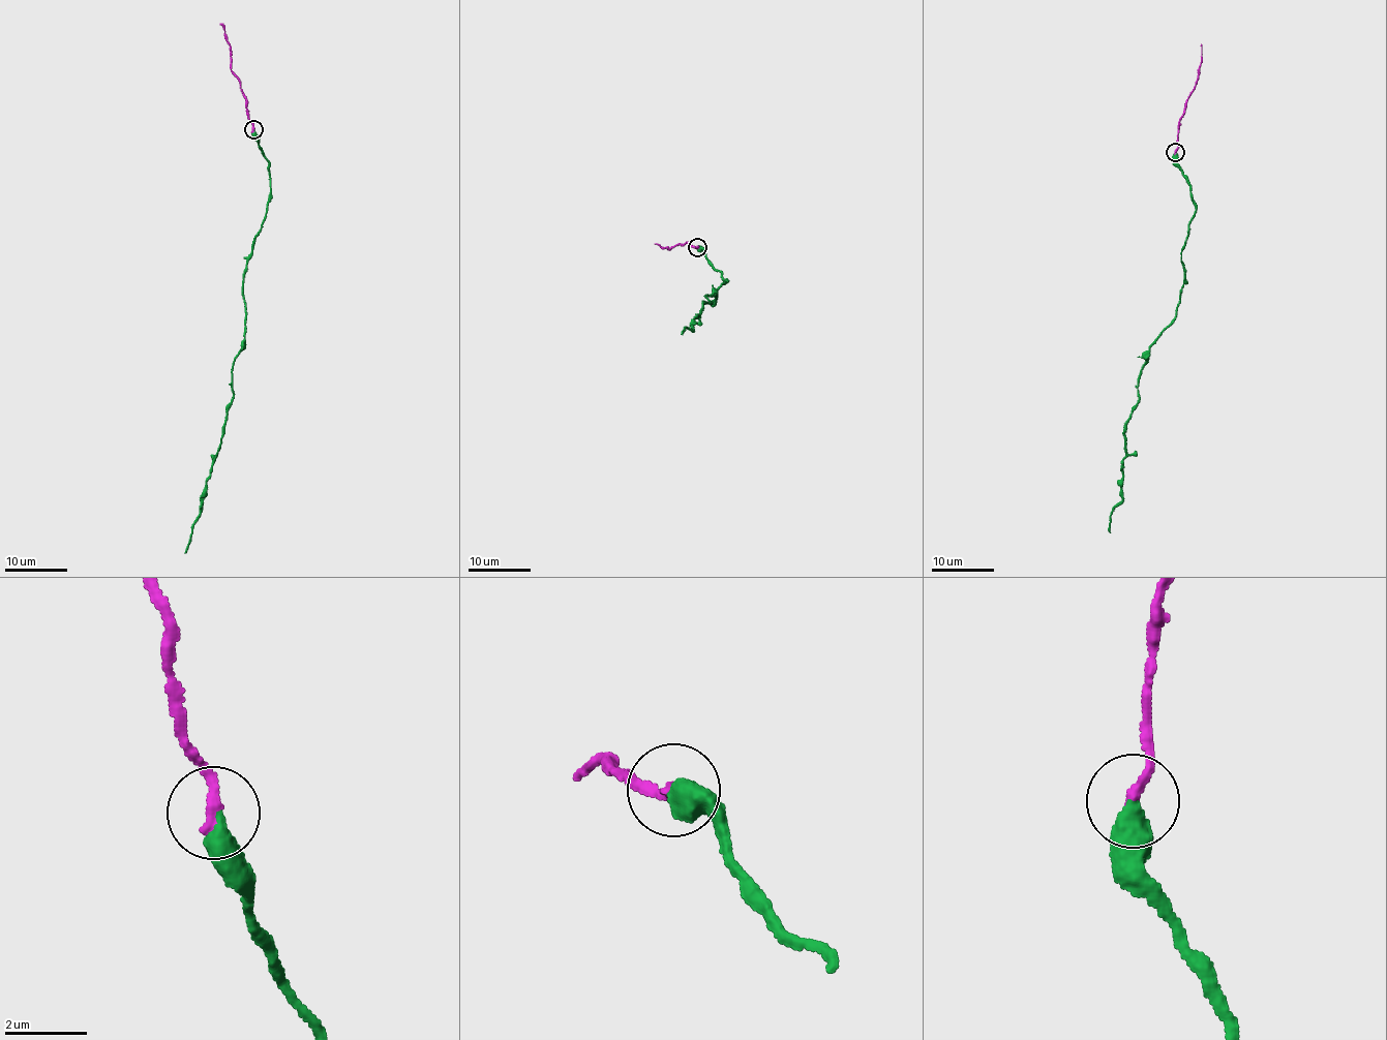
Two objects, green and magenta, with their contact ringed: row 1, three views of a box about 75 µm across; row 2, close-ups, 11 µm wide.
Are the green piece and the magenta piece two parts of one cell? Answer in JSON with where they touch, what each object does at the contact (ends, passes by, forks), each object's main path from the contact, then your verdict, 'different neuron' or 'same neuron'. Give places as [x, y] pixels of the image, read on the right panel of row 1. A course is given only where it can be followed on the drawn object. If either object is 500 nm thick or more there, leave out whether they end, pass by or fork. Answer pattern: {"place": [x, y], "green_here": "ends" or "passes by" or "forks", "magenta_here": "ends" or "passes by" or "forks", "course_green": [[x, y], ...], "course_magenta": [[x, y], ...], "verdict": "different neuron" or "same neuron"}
{"place": [1175, 152], "course_green": [[1175, 152], [1195, 216], [1181, 249], [1183, 284], [1175, 319], [1139, 376], [1110, 532]], "course_magenta": [[1175, 152], [1179, 119], [1196, 84], [1201, 60], [1201, 43]], "verdict": "same neuron"}

